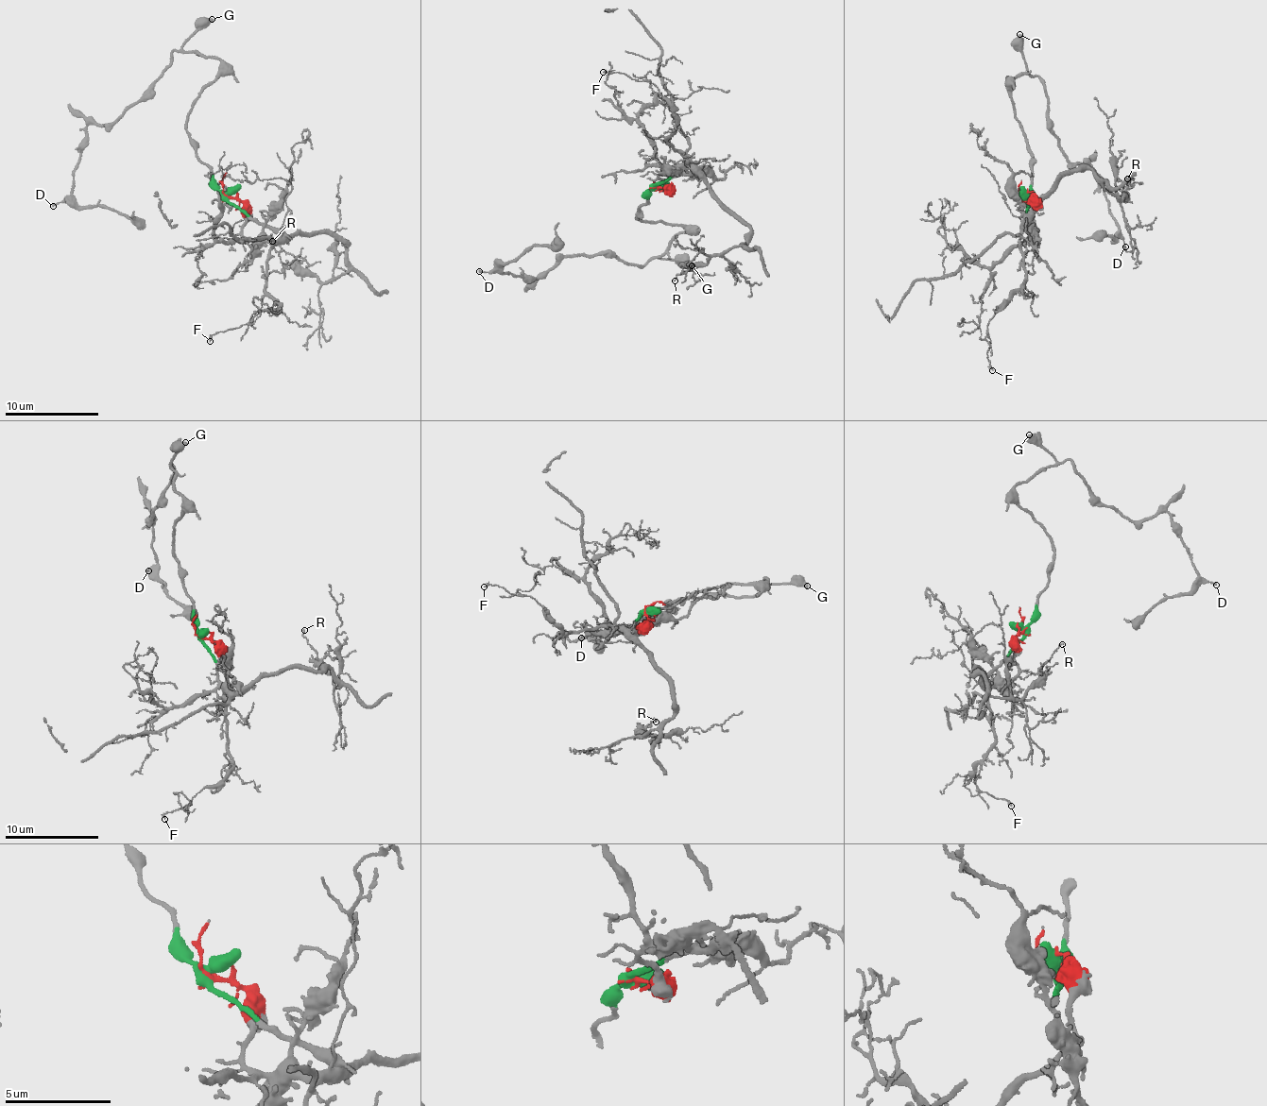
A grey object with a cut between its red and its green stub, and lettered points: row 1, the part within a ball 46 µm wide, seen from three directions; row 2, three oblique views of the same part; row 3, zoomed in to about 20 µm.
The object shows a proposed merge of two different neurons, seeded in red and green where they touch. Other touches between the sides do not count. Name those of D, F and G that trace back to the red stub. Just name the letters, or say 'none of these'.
F

